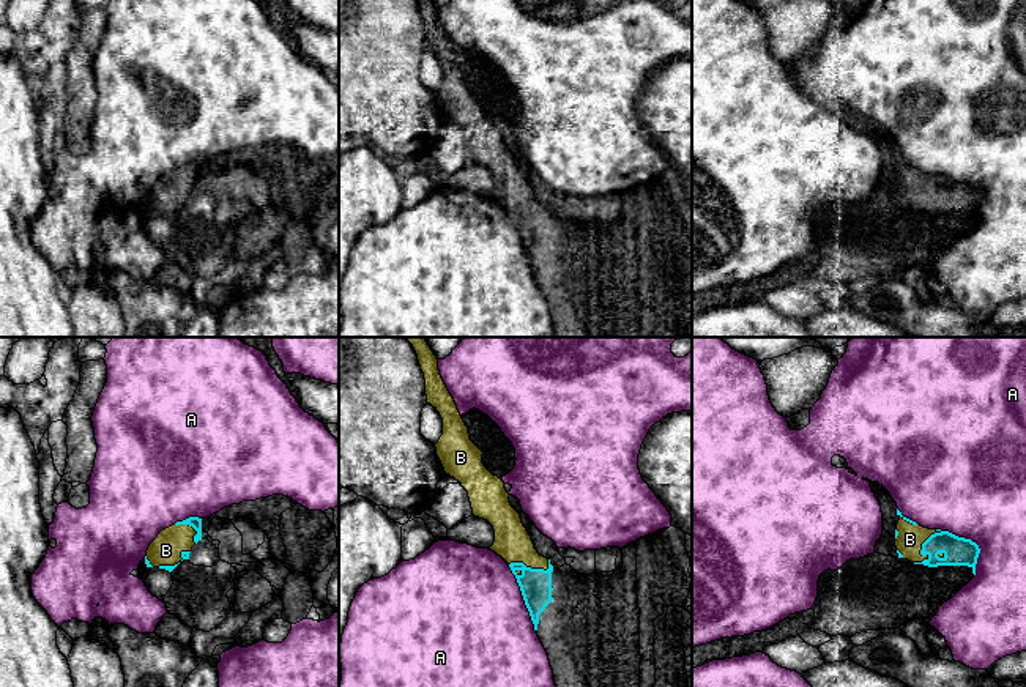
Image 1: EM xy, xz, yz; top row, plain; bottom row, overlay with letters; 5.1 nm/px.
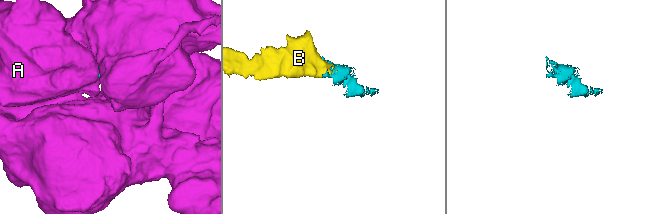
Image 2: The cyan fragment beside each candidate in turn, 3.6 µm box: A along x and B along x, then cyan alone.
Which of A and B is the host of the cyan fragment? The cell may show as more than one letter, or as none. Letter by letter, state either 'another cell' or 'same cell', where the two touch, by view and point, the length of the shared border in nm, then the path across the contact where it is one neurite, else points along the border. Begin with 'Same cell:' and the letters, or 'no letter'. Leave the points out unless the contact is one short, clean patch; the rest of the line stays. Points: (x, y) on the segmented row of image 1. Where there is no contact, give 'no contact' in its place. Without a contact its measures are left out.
Same cell: B
A: another cell; meets cyan in yz at (971, 541); contact 320 nm long
B: same cell; meets cyan in yz at (922, 547); contact 220 nm long

